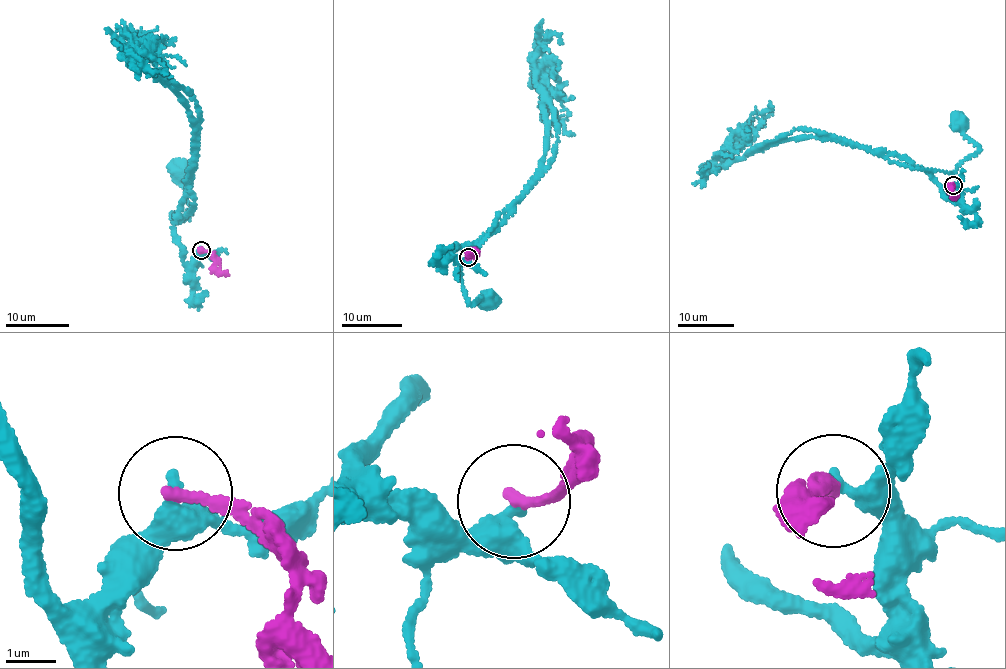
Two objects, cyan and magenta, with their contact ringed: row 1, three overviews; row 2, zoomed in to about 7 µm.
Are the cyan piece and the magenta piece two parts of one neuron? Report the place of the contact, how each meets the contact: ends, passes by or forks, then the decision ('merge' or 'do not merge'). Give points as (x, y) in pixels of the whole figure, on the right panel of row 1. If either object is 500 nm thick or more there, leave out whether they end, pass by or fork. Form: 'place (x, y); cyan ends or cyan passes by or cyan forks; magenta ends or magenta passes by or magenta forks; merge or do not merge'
place (953, 185); cyan passes by; magenta ends; do not merge

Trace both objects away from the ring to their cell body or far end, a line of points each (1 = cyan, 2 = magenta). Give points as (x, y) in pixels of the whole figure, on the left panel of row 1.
1: (200, 250), (185, 264), (173, 229), (190, 176), (189, 110), (126, 57), (121, 39), (149, 32), (175, 45)
2: (200, 250), (207, 252), (217, 267), (227, 274)

